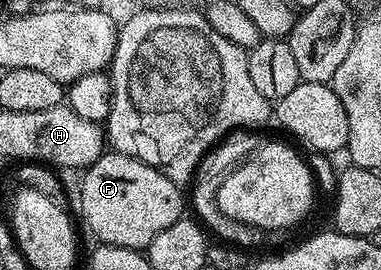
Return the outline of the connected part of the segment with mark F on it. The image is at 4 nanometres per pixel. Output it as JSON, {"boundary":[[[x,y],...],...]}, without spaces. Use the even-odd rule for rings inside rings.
{"boundary":[[[113,151],[103,152],[81,177],[82,217],[103,245],[145,250],[164,227],[172,227],[172,223],[184,216],[180,186],[134,157]]]}

